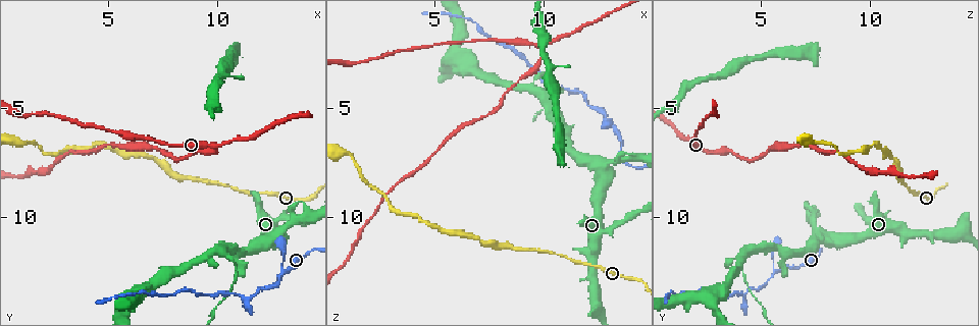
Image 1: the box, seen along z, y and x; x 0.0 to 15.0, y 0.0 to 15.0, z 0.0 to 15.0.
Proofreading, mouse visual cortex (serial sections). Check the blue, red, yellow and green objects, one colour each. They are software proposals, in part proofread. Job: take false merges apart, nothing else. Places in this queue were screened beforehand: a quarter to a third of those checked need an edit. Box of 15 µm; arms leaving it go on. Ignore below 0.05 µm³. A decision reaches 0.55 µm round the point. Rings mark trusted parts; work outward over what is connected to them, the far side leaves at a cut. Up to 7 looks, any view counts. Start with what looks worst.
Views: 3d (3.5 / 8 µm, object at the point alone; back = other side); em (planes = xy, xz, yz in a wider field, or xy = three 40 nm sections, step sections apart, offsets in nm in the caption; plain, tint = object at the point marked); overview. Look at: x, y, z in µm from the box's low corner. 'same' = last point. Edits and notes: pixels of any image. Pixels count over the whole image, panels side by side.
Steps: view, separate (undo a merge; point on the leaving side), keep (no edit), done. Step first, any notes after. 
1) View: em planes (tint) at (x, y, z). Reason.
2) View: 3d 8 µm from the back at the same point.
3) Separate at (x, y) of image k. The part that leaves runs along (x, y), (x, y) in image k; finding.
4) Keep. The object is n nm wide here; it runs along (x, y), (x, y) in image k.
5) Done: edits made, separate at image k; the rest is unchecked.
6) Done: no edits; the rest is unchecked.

View: 3d 3.5 µm at (10.8, 12.3, 4.1). Thin neck.

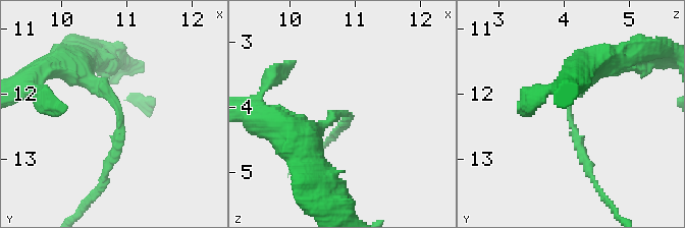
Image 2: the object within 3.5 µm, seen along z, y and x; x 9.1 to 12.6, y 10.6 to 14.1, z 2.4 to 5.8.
View: em xy step 5 (tint) at (10.85, 12.30, 4.10). The arms are 150, 250 nm wide; need the tissue.

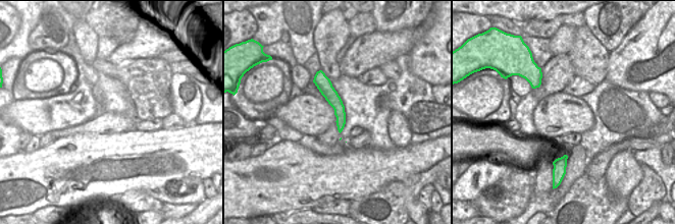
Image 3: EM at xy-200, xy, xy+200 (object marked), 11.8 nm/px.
Keep. It runs along (65, 61), (115, 102), (118, 149), (106, 171) in image 2; all the same cell.

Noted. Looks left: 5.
View: 3d 8 µm from the back at (9.8, 6.8, 2.1). Three-way junction.

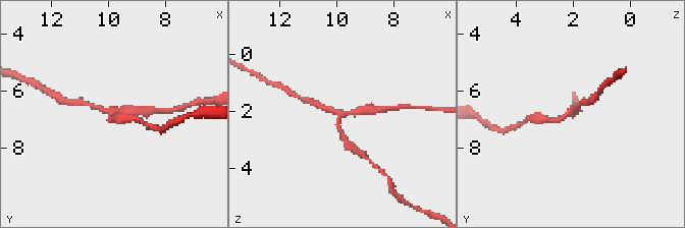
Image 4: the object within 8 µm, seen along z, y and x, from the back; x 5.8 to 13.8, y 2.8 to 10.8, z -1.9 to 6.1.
View: em xy step 3 (tint) at (9.8, 6.7, 2.2). 3 arms meet here; the arms are 200, 200, 300 nm wide; need the tissue.

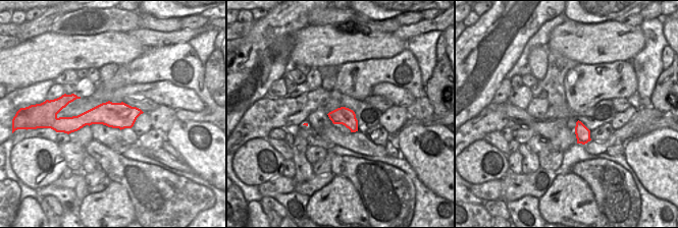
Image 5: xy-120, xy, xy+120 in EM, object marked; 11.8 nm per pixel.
Keep. Continuous, no second cell.

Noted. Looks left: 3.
View: 3d 3.5 µm at (13.1, 12.6, 5.6). Side arm on a straight run.

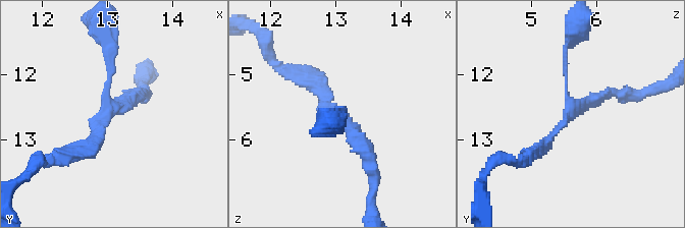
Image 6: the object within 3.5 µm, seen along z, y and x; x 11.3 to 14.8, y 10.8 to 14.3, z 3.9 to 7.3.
Keep. The arms are 100, 150, 200 nm wide; one cell here.

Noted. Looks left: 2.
Done: no edits; the rest is unchecked.

